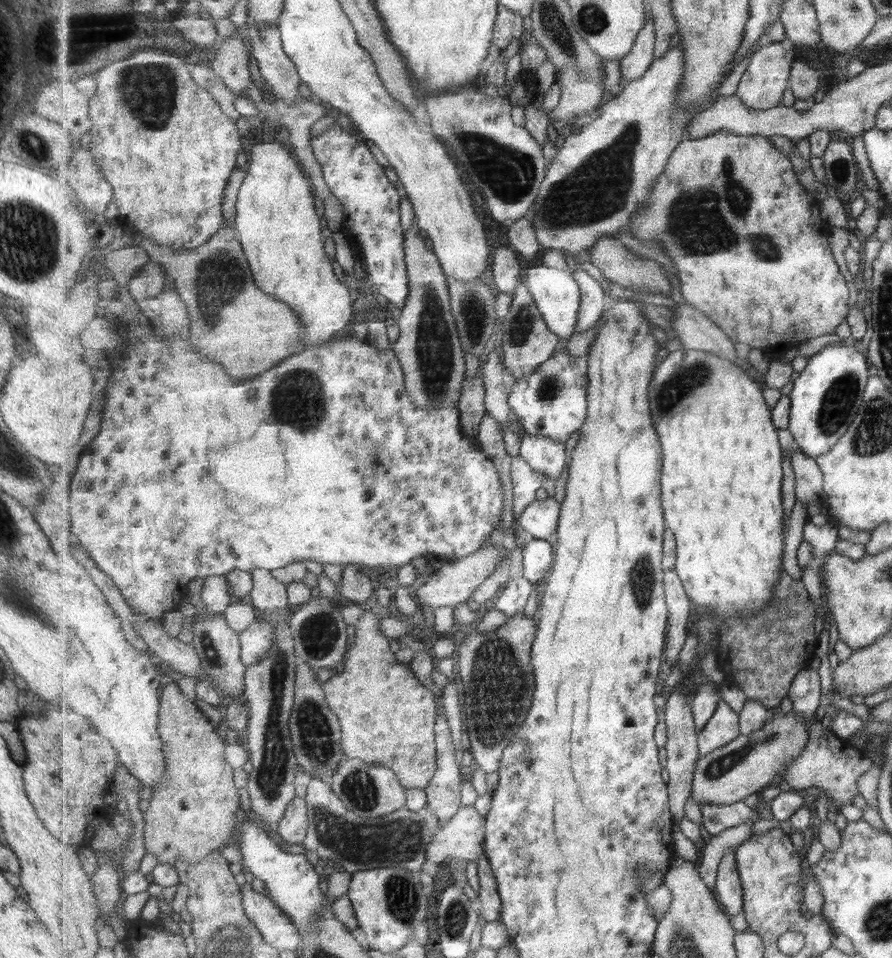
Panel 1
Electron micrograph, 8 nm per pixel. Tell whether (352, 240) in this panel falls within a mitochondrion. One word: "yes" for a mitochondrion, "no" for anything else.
no

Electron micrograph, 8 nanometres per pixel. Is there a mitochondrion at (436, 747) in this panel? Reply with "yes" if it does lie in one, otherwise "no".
no

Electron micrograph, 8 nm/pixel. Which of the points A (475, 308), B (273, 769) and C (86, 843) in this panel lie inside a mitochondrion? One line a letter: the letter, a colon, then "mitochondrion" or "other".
A: mitochondrion
B: mitochondrion
C: other

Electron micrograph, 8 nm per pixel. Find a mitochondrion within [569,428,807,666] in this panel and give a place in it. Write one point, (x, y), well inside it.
(643, 572)

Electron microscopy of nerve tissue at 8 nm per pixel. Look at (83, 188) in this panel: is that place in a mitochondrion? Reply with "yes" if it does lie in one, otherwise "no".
no

